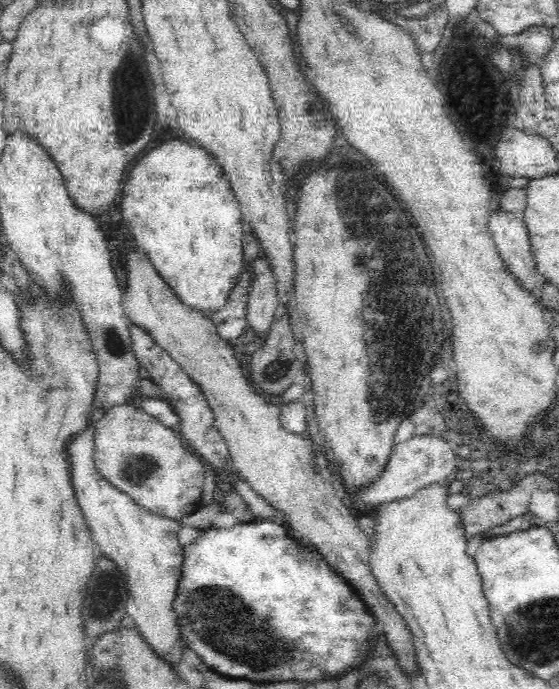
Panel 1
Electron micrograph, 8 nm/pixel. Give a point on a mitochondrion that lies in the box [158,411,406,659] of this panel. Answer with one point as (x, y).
(220, 623)

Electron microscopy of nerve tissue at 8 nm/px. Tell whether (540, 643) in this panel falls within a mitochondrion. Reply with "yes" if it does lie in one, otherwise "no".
yes

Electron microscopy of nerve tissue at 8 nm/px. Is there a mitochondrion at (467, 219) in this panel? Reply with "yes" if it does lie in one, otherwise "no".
no

